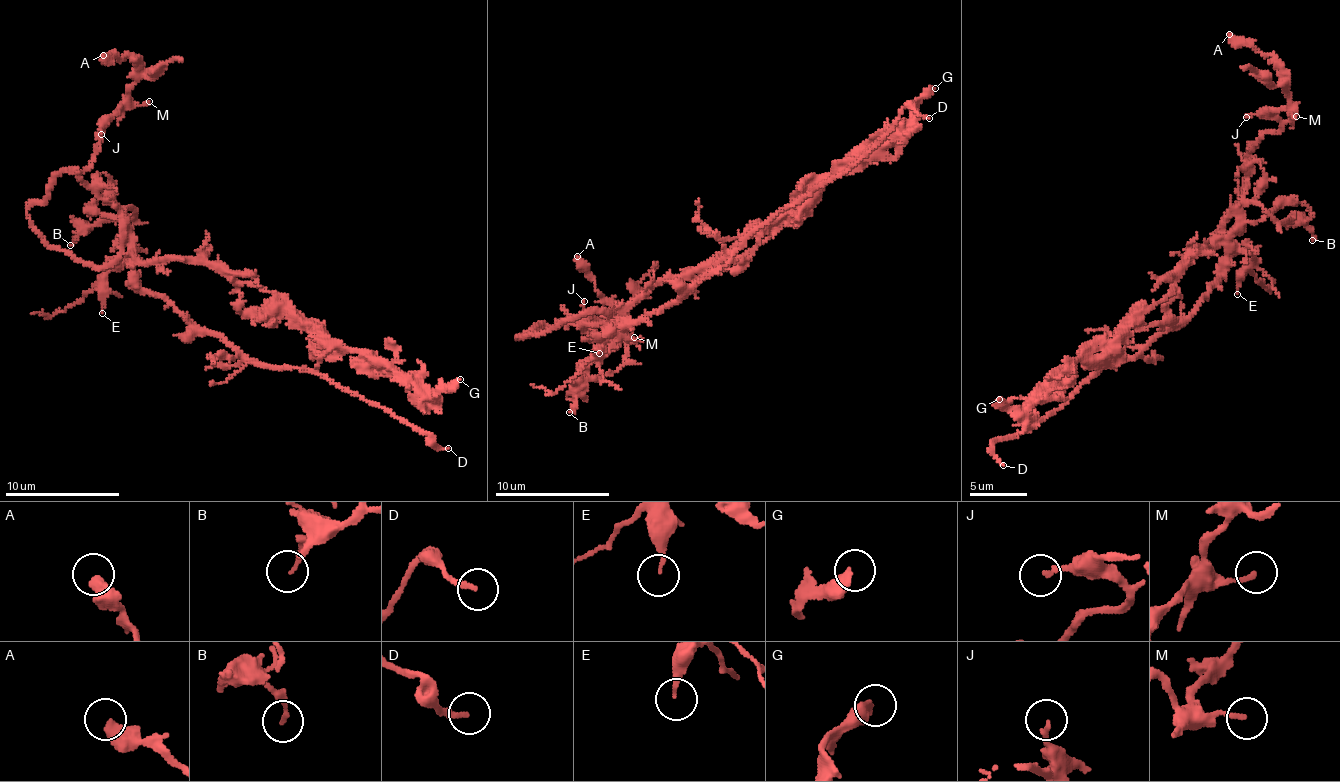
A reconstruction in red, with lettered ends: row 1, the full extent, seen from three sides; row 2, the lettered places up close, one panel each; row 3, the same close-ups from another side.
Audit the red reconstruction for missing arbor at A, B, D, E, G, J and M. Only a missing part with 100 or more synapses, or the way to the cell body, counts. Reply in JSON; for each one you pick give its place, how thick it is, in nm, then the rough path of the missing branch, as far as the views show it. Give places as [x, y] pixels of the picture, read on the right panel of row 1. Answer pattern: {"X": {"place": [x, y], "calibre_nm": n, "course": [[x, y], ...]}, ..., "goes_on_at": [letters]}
{"D": {"place": [1003, 465], "calibre_nm": 190}, "goes_on_at": ["D"]}

